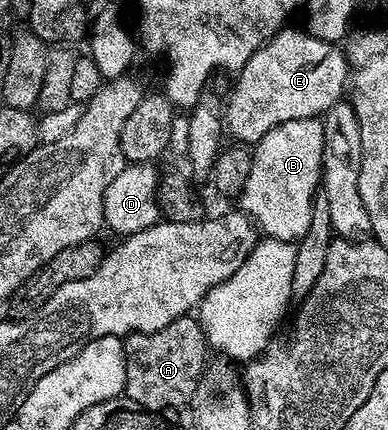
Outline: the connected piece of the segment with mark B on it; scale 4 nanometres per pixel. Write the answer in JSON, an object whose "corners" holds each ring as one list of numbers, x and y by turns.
{"corners":[[316,117,283,123,267,131,267,135,263,135,263,139,256,142,252,150,251,175,247,175,245,190,239,194,239,209,253,220,253,224,266,238,296,243,303,235,307,235,307,227,311,227,313,199,322,184,323,145,324,123]]}

